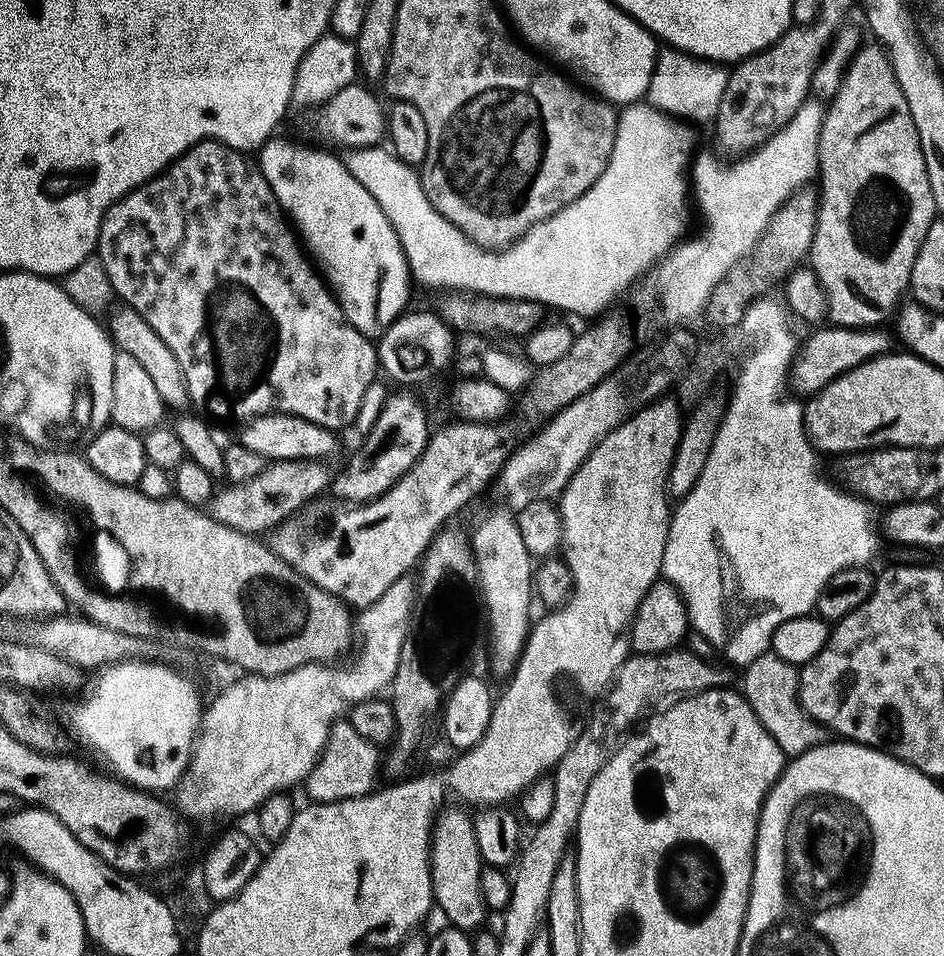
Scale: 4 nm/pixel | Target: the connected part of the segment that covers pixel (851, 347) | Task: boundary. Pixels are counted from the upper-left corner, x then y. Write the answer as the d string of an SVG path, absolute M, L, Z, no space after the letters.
M820 326L808 337L799 341L796 356L790 369L790 388L793 393L807 398L821 392L834 378L854 370L854 366L862 366L862 362L873 360L875 356L883 356L893 347L893 337L884 333L883 327L874 328L841 328L839 326Z

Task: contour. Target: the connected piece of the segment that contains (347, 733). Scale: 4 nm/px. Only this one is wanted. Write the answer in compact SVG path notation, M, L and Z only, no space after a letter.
M341 718L328 730L328 745L320 753L316 765L310 770L306 787L308 800L317 804L333 804L339 800L349 800L367 796L377 787L376 775L382 772L382 752L377 745L366 742L346 718Z

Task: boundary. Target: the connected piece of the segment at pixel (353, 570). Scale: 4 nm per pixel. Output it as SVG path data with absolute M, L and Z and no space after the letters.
M459 418L453 421L453 424L444 424L429 435L428 444L422 450L418 462L414 462L412 469L398 483L390 486L386 494L366 504L344 506L321 528L320 516L315 512L315 507L305 507L267 533L268 547L311 584L334 594L353 609L363 610L378 602L378 598L382 598L382 594L386 594L394 582L409 575L420 564L433 537L453 519L451 516L462 511L490 480L495 481L499 477L505 460L514 451L514 444L508 441L508 432L503 428L503 423L479 424Z

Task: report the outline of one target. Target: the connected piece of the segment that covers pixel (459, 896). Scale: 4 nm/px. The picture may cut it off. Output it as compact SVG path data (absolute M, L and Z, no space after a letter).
M445 807L436 817L432 826L432 845L428 851L428 879L430 881L430 895L435 907L445 916L447 923L453 928L460 928L466 933L479 929L486 917L484 899L480 889L480 871L486 867L484 859L480 857L480 847L476 838L476 825L471 815L463 812L465 809Z

